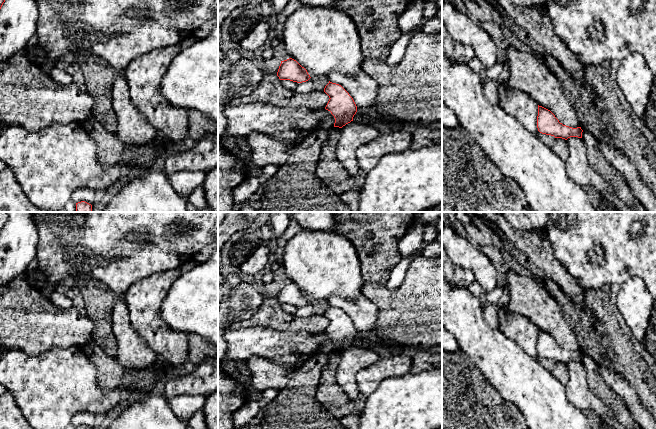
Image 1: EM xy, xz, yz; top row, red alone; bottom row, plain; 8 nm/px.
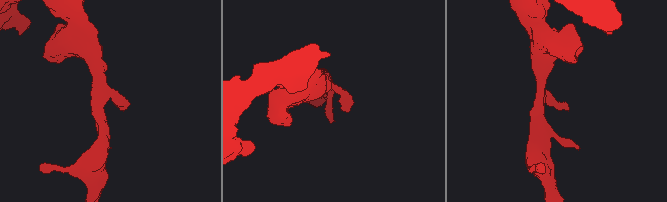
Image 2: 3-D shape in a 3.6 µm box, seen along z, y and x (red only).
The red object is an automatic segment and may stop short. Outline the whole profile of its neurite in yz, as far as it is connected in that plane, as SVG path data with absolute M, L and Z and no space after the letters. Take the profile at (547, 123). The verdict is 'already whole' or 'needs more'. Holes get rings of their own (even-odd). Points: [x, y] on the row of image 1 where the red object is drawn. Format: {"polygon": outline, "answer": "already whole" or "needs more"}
{"polygon": "M538 105L537 128L542 134L567 140L570 137L582 138L581 127L572 128L563 125L548 109Z", "answer": "already whole"}

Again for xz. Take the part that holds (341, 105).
{"polygon": "M330 81L325 86L324 92L330 98L325 109L334 116L334 127L342 128L353 121L357 106L349 93L341 85Z", "answer": "already whole"}

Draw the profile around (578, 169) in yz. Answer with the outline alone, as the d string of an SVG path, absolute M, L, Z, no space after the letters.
M582 138L567 139L569 156L566 172L569 178L583 188L595 188L599 194L613 194L613 188L590 166L587 149Z

